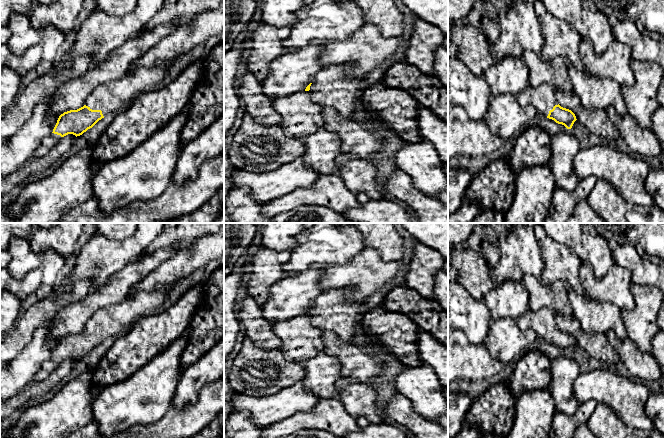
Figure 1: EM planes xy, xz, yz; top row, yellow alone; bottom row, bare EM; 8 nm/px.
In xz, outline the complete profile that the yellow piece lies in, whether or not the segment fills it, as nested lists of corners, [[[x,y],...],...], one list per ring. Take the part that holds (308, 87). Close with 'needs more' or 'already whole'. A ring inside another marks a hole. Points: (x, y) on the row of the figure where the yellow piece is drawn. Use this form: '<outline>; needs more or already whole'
[[[335,65],[323,68],[318,72],[305,91],[309,91],[311,99],[323,107],[333,107],[347,119],[356,110],[361,110],[363,77],[348,76],[346,66]]]; needs more

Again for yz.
[[[542,84],[537,88],[528,85],[516,96],[516,99],[521,106],[532,105],[538,113],[564,125],[567,129],[571,129],[577,120],[576,116],[571,110],[558,104],[555,93],[554,87],[549,84]]]; needs more

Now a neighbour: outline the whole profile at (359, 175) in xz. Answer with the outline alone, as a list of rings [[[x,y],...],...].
[[[339,154],[335,162],[349,190],[357,194],[362,192],[371,200],[382,199],[384,190],[377,178],[374,162],[370,159],[349,157],[345,154]]]

